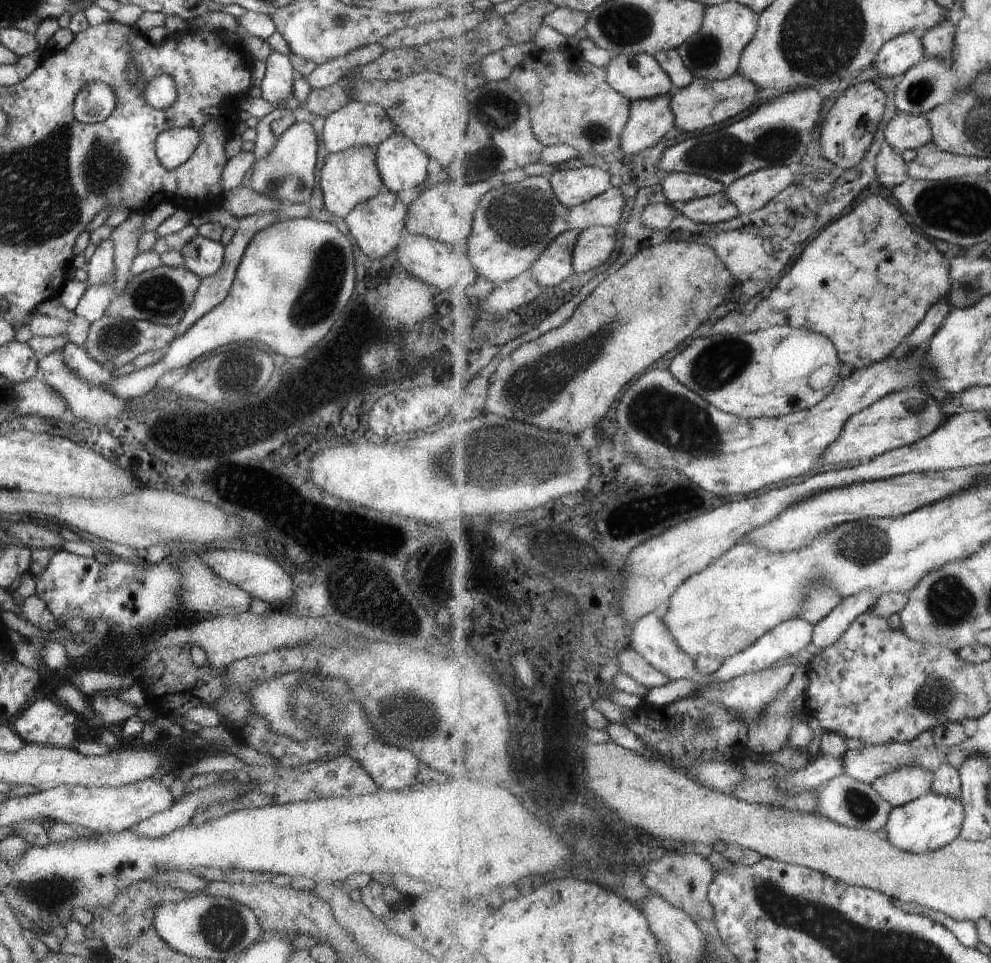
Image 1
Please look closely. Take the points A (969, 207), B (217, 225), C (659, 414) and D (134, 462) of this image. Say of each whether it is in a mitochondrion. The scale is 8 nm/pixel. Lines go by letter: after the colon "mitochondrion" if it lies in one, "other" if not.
A: mitochondrion
B: other
C: mitochondrion
D: other

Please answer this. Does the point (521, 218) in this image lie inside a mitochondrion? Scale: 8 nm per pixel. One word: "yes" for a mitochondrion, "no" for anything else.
yes

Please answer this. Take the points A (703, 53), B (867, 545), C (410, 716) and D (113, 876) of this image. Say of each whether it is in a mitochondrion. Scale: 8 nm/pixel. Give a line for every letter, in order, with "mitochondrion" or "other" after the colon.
A: mitochondrion
B: mitochondrion
C: mitochondrion
D: mitochondrion

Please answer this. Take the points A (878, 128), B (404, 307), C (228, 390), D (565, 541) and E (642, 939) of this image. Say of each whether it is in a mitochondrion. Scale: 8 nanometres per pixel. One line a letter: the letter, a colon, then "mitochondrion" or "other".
A: other
B: other
C: mitochondrion
D: other
E: other

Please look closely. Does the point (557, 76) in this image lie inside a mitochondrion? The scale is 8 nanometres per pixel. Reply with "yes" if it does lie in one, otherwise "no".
no

